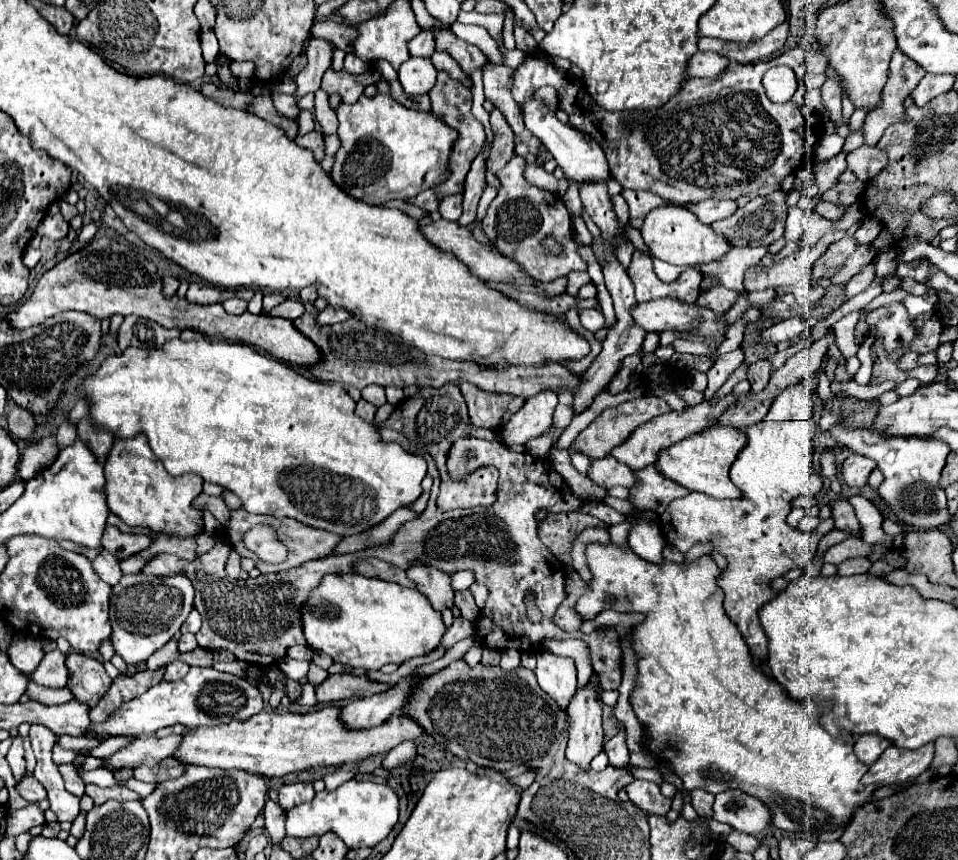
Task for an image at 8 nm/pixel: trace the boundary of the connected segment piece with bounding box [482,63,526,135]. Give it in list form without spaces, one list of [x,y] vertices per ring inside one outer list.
[[[488,63],[486,69],[482,69],[482,75],[484,75],[484,93],[486,93],[486,99],[490,99],[494,103],[496,109],[502,111],[502,115],[506,117],[506,121],[510,123],[512,131],[516,135],[520,135],[526,127],[524,127],[524,121],[522,121],[522,111],[518,107],[518,103],[514,101],[514,97],[510,95],[510,75],[512,75],[512,69],[510,67],[504,67],[504,65],[494,65],[494,63]]]

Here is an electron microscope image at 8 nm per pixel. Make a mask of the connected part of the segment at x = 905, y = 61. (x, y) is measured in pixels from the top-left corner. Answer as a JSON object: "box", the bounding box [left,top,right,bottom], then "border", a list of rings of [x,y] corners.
{"box":[864,51,926,147],"border":[[[894,51],[880,104],[868,113],[864,122],[866,145],[874,147],[890,125],[904,122],[905,109],[900,103],[910,95],[910,89],[914,89],[924,75],[926,71],[916,61],[906,57],[902,51]]]}

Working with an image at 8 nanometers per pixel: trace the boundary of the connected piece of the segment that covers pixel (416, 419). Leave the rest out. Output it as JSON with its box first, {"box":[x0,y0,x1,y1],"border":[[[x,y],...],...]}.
{"box":[382,383,498,511],"border":[[[448,383],[440,389],[434,389],[434,387],[424,387],[418,391],[418,395],[410,397],[408,399],[408,409],[406,409],[406,401],[402,401],[402,405],[398,405],[394,409],[394,413],[382,423],[382,427],[388,427],[388,429],[394,429],[398,433],[402,433],[408,441],[416,443],[418,447],[422,447],[426,453],[430,453],[436,461],[436,467],[440,471],[440,495],[438,495],[438,509],[442,511],[450,511],[450,509],[460,509],[460,507],[450,507],[448,501],[450,495],[458,495],[460,499],[456,501],[464,501],[464,497],[468,493],[472,493],[472,499],[474,499],[474,491],[468,491],[468,481],[462,481],[462,483],[454,483],[448,473],[446,473],[446,457],[448,457],[448,449],[452,447],[452,443],[466,435],[466,433],[472,433],[474,437],[480,437],[480,439],[498,439],[496,431],[490,431],[490,429],[480,429],[480,427],[474,427],[468,419],[468,411],[466,411],[466,401],[458,389],[458,385],[454,383]]]}

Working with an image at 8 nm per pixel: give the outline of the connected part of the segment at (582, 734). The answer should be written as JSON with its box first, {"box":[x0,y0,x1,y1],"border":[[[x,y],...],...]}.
{"box":[566,681,602,769],"border":[[[596,681],[576,689],[568,705],[568,715],[572,727],[566,757],[588,769],[590,761],[602,751],[602,701]]]}

